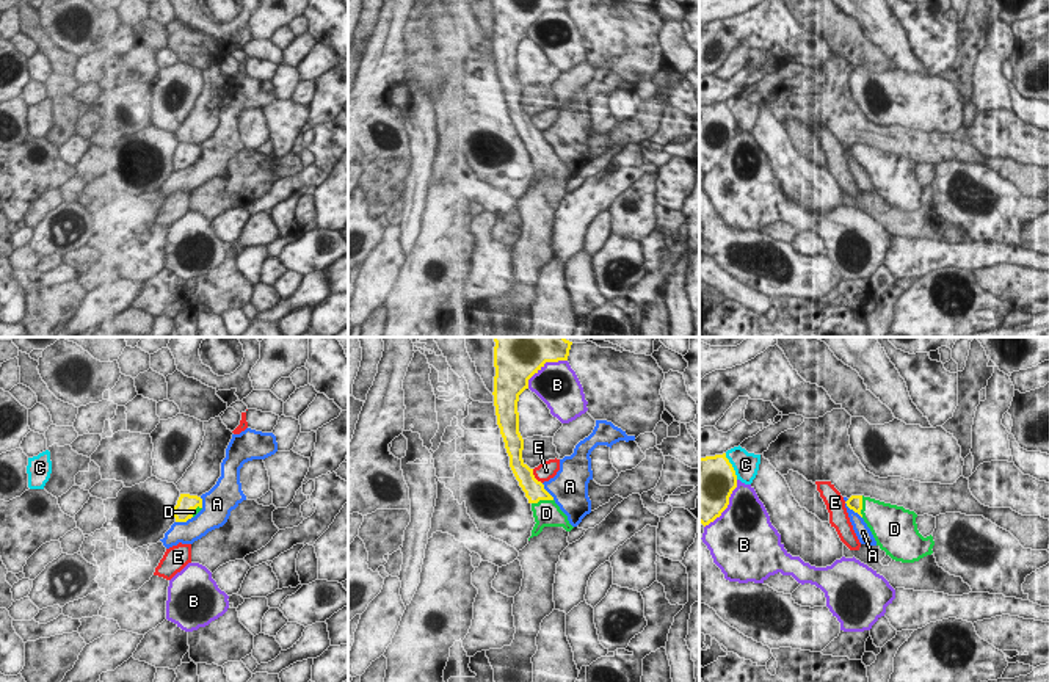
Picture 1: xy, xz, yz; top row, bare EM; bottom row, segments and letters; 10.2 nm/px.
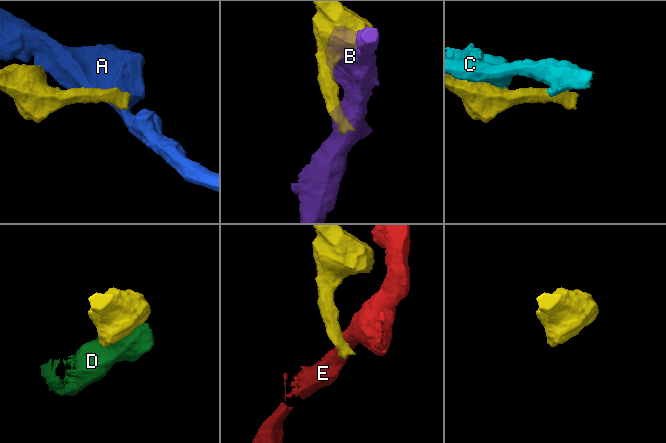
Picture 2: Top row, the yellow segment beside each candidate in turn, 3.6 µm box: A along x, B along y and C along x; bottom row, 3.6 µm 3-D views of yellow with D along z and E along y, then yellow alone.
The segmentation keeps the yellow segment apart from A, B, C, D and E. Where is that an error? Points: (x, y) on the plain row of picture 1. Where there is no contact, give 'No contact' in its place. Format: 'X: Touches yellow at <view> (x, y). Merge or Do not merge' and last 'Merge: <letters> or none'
A: Touches yellow at yz (852, 157). Do not merge
B: Touches yellow at xz (543, 14). Do not merge
C: Touches yellow at yz (731, 115). Do not merge
D: Touches yellow at xz (541, 148). Merge
E: Touches yellow at xz (533, 126). Do not merge
Merge: D

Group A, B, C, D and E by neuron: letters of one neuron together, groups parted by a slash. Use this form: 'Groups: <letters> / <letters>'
Groups: A / B / C / D / E

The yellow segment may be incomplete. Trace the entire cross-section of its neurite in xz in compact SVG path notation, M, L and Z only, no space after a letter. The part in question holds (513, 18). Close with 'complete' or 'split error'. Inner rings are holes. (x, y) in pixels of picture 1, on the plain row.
M494 0L494 55L497 74L510 105L510 116L532 154L535 176L532 185L538 185L544 176L563 176L571 180L568 165L555 152L522 108L524 88L519 82L519 44L528 38L528 28L546 11L568 9L569 0Z | split error

